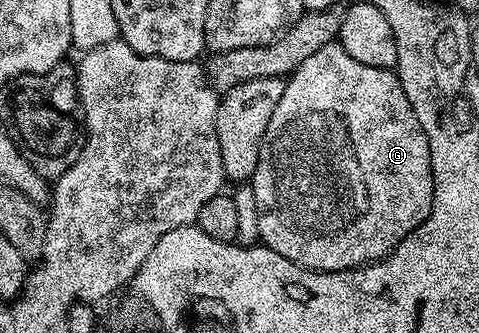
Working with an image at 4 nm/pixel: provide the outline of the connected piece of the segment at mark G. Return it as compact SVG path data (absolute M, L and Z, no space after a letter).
M337 41L316 49L316 53L308 57L308 61L304 61L289 73L284 97L280 97L280 105L276 105L272 121L268 121L268 129L262 138L260 157L252 176L253 183L254 207L258 210L258 235L262 238L259 240L268 249L280 253L280 257L307 267L309 271L349 271L385 259L400 245L400 241L407 239L429 217L434 200L434 174L430 164L428 137L408 101L408 93L404 93L397 74L389 67L360 65L360 61L348 57L348 53Z

